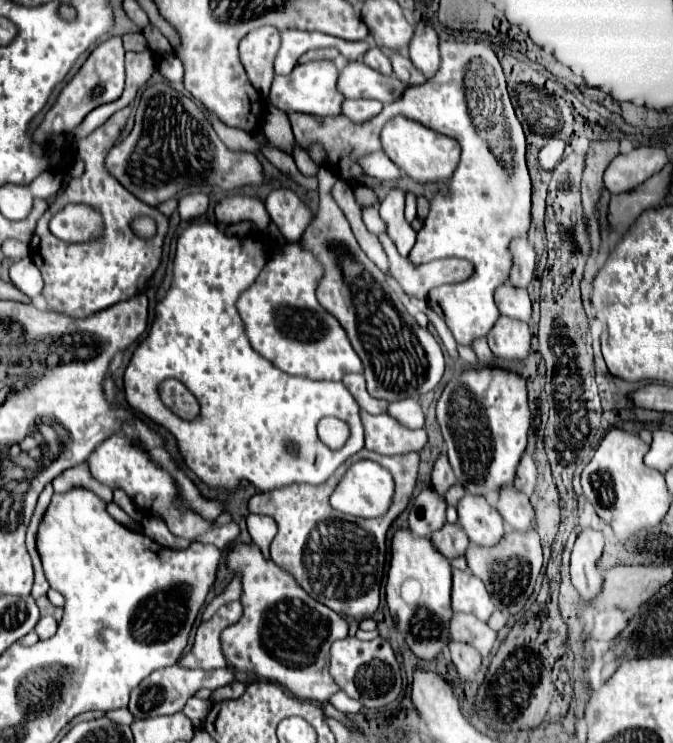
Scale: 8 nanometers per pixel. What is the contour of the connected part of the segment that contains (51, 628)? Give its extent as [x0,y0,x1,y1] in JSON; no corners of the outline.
[35,615,57,639]

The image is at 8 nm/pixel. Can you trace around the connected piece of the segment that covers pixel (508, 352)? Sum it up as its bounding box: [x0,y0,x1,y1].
[487,317,531,363]

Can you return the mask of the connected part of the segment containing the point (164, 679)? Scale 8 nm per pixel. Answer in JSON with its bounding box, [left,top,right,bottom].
[129,665,235,719]

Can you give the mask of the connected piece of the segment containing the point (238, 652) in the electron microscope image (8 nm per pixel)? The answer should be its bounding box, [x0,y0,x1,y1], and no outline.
[223,545,347,703]

